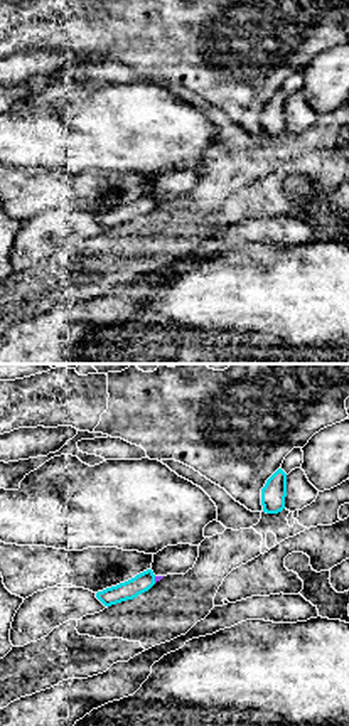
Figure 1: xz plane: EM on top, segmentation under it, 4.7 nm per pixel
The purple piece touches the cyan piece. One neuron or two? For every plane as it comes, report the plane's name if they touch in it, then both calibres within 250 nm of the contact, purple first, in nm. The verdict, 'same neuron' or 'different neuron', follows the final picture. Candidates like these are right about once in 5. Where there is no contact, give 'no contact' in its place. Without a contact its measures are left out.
meets purple in xz; 30 nm thick on the purple side, 90 nm on the other

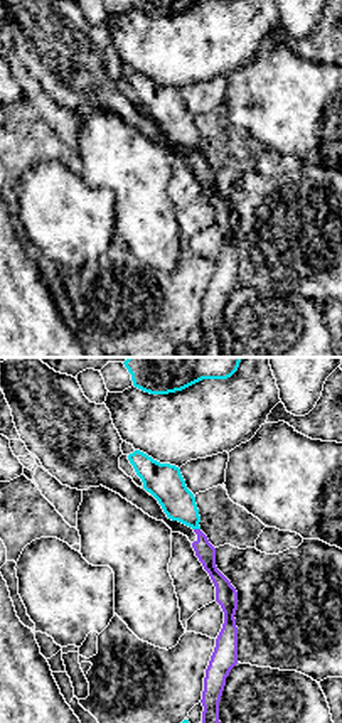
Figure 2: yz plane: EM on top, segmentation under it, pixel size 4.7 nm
meets purple in yz; 90 nm thick on the purple side, 160 nm on the other

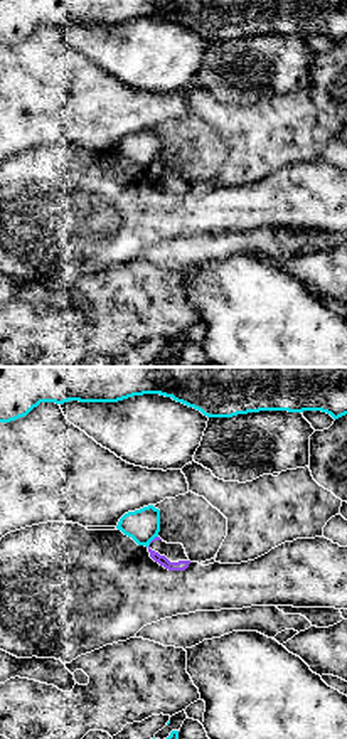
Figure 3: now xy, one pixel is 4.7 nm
meets purple in xy; 20 nm thick on the purple side, 160 nm on the other

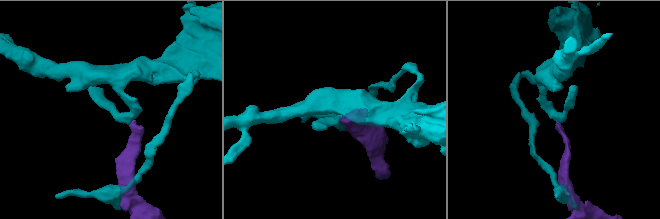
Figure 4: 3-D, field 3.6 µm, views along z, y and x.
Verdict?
different neuron

